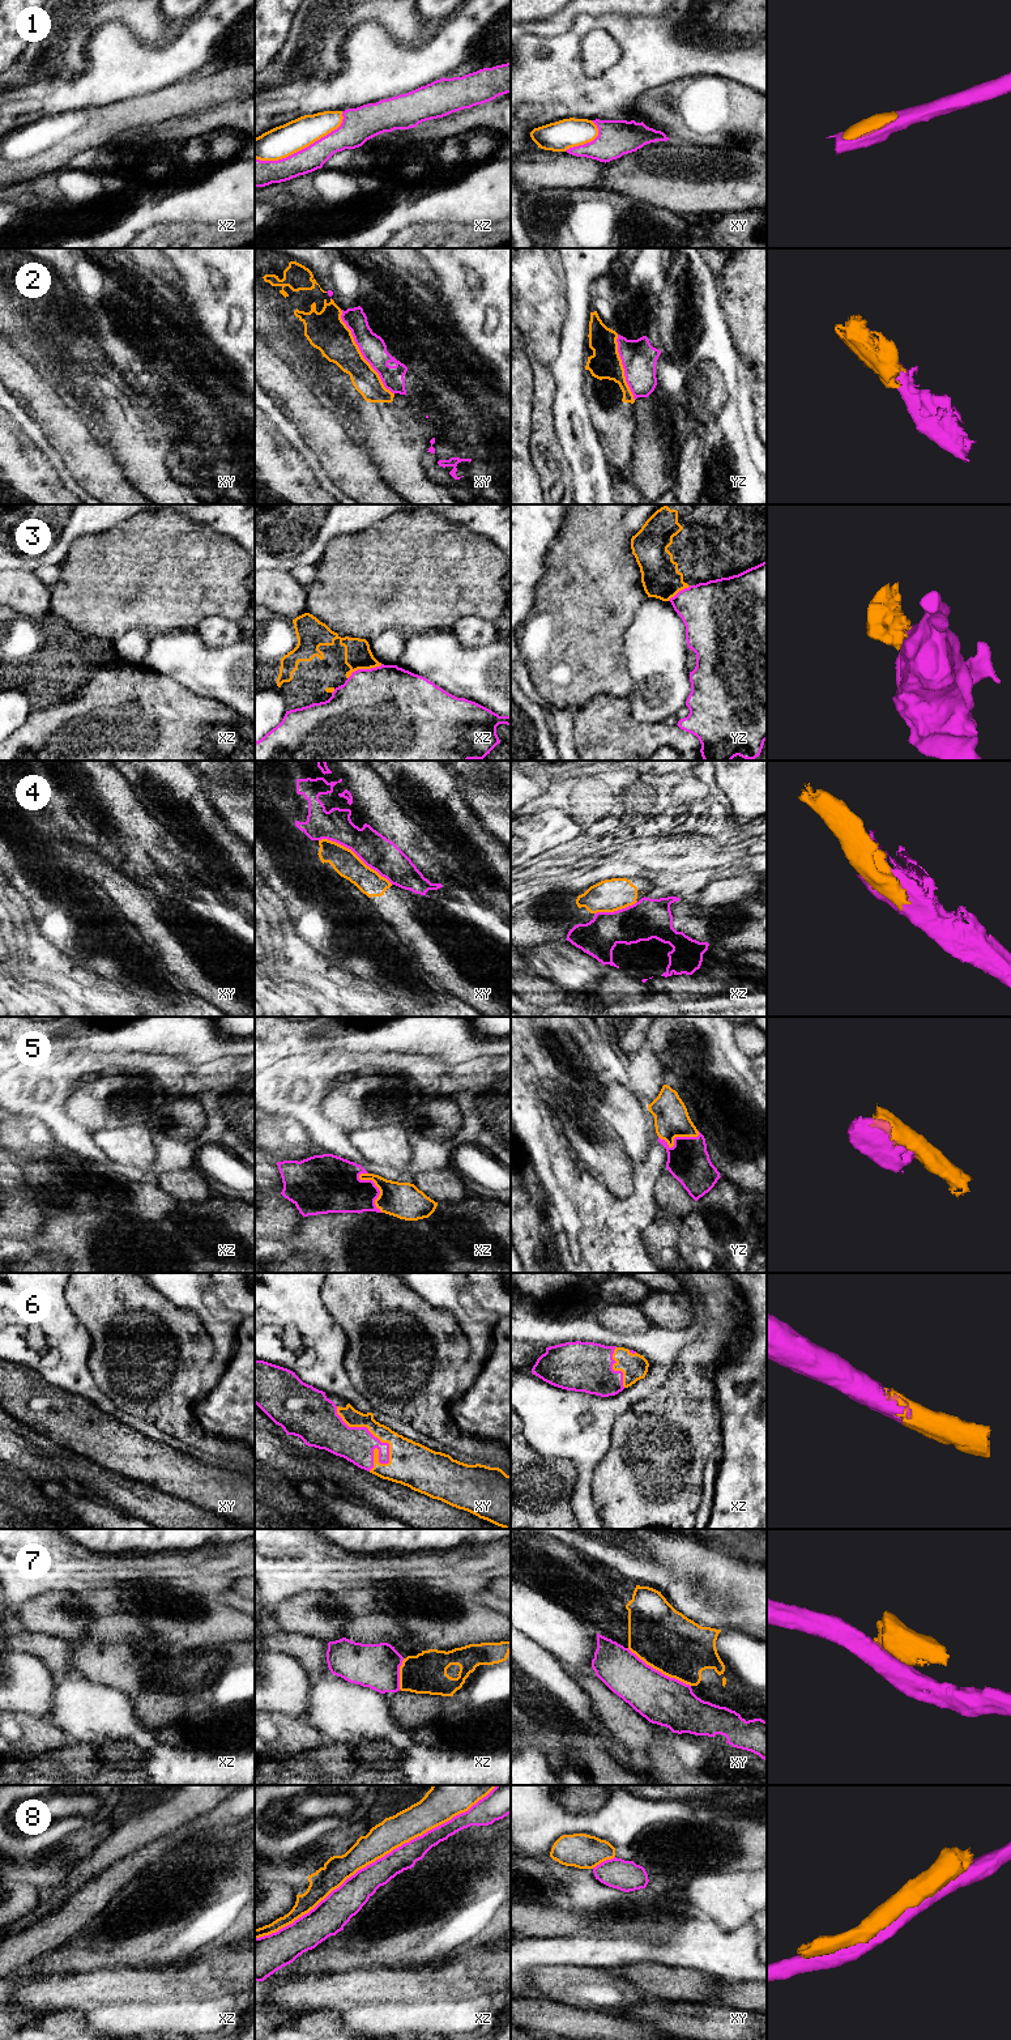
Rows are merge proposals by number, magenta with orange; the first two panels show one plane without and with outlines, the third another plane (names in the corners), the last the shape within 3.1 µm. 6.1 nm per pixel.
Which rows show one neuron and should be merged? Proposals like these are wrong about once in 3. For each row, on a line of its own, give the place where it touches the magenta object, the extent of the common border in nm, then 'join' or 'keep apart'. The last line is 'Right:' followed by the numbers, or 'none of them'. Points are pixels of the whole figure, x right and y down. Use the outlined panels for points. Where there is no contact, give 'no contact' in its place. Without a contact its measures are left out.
1: contact xz (304, 148); length 600 nm; join
2: contact xy (361, 352); length 600 nm; keep apart
3: contact xz (363, 669); length 240 nm; keep apart
4: contact xy (355, 854); length 550 nm; keep apart
5: contact xz (378, 1188); length 280 nm; join
6: contact xy (367, 1430); length 480 nm; join
7: contact xy (657, 1670); length 460 nm; keep apart
8: contact xz (376, 1860); length 1750 nm; keep apart
Right: 1, 5, 6

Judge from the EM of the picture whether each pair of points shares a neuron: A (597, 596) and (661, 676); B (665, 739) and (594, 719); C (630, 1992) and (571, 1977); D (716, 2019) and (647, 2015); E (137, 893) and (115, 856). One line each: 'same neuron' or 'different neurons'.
A: different neurons
B: same neuron
C: same neuron
D: same neuron
E: different neurons

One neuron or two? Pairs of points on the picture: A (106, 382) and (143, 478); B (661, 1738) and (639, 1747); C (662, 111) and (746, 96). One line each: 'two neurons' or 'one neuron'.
A: one neuron
B: two neurons
C: one neuron

